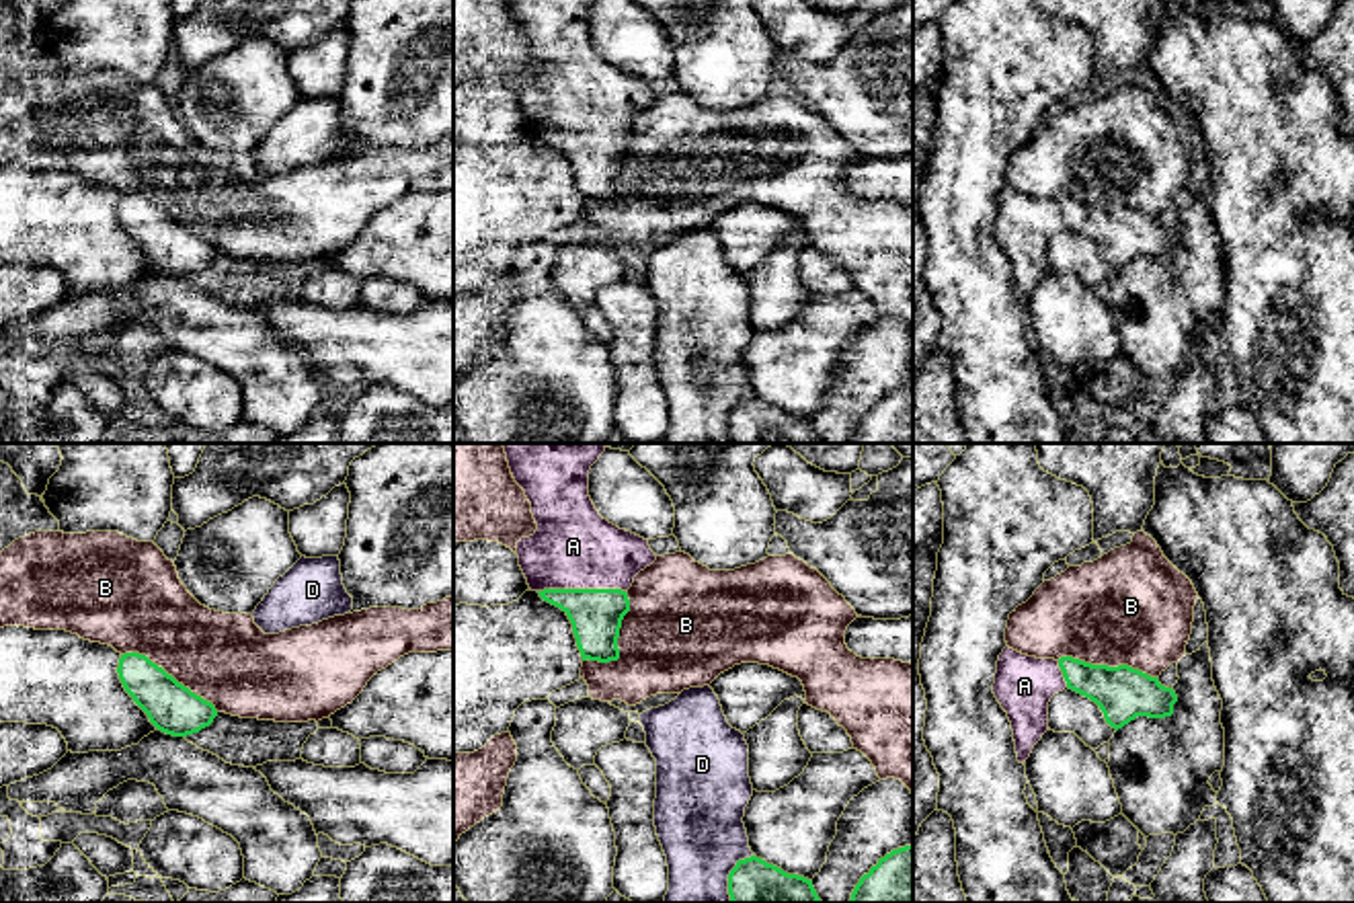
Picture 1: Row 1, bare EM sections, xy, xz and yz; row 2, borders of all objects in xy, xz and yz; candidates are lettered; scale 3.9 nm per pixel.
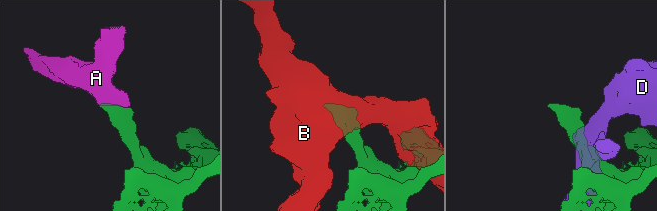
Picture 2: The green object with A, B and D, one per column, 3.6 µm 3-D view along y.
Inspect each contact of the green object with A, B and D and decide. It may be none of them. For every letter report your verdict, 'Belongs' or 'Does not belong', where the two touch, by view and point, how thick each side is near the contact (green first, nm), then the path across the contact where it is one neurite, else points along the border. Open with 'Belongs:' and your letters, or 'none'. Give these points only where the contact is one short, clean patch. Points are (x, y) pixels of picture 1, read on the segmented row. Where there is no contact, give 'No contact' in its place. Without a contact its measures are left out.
Belongs: A
A: Belongs. Touches green at xz (581, 590). Thickness 200 nm (green) against 320 nm. Path across: xz (595, 614), (595, 604), (581, 590), (581, 565), (573, 546)
B: Does not belong. Touches green at xz (616, 643). Thickness 200 nm (green) against 420 nm
D: Does not belong. Touches green at xz (729, 875). Thickness 280 nm (green) against 340 nm

